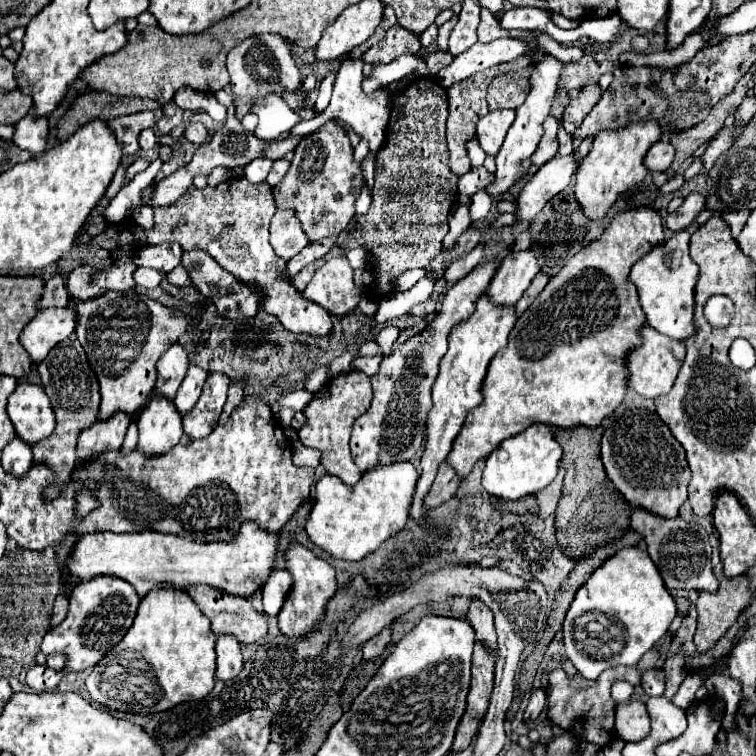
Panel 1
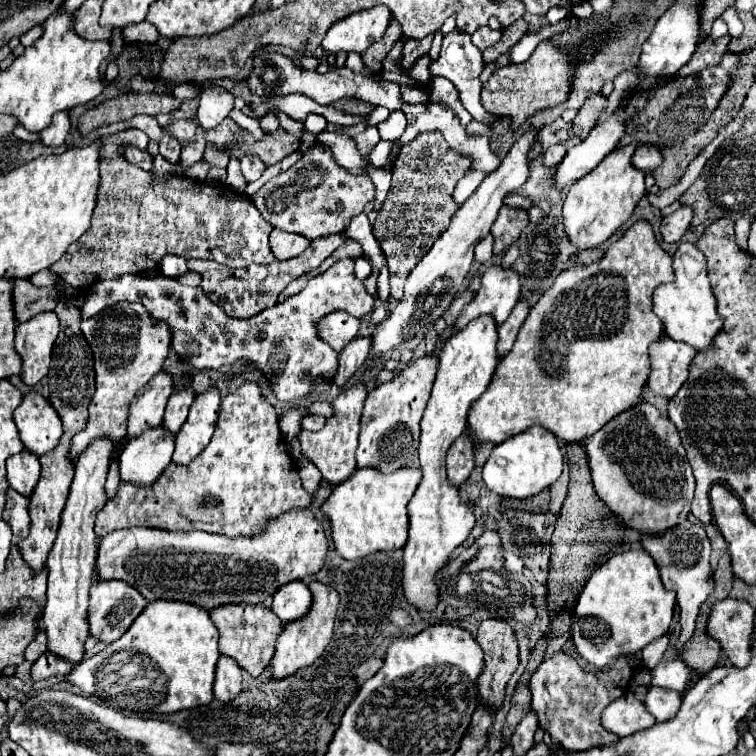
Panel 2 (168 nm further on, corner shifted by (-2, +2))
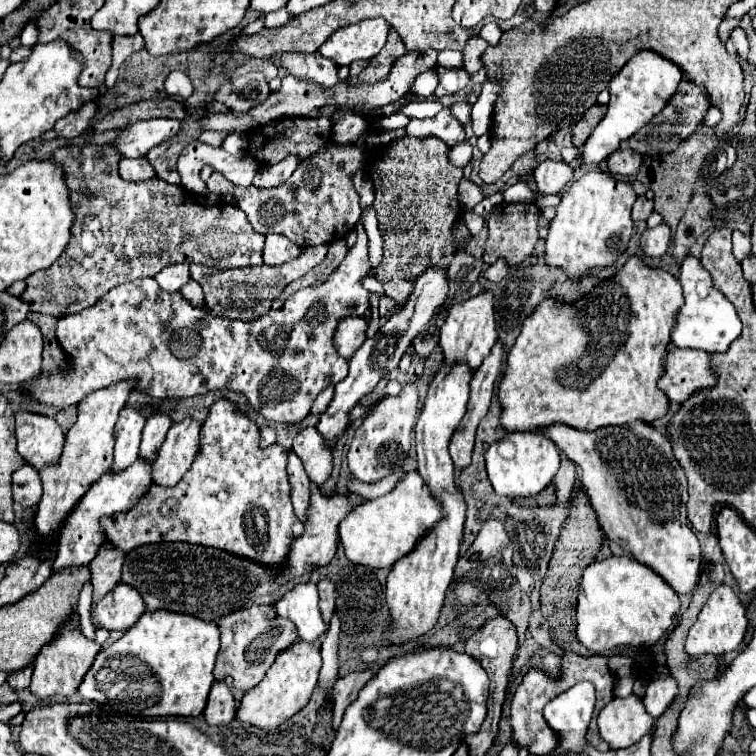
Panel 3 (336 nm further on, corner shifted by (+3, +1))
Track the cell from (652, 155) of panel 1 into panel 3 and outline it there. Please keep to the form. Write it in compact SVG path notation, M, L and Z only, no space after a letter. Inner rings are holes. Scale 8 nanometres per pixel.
M617 149L607 157L607 171L611 175L635 175L641 165L639 153L631 149Z

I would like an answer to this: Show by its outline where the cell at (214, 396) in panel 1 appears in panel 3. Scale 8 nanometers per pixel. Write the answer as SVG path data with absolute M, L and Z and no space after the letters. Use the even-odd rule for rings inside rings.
M187 417L167 431L151 469L151 479L155 485L173 487L181 481L195 459L195 451L199 449L199 429L201 425L195 425L195 421Z

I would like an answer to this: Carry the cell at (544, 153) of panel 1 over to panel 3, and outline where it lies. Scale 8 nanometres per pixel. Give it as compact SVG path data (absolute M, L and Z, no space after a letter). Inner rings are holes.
M547 159L533 171L533 177L539 195L555 195L573 179L573 167L563 161Z

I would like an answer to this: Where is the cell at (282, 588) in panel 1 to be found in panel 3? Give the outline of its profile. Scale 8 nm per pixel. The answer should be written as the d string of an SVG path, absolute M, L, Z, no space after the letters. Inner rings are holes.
M311 581L297 583L291 591L281 595L281 599L275 603L275 609L281 617L287 617L297 625L303 641L313 643L327 631L327 625L319 611L317 585Z

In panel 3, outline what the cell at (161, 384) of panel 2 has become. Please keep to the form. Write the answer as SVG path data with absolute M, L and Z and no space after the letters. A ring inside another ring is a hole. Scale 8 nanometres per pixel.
M123 407L119 413L119 421L115 425L115 447L113 447L113 463L109 471L117 473L127 469L133 461L137 461L139 453L139 433L143 431L145 417L133 407Z

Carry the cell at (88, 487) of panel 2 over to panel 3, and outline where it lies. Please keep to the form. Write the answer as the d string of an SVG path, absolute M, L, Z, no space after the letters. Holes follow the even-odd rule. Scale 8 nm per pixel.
M65 625L61 629L61 633L57 635L55 641L51 641L51 645L43 647L39 657L33 661L33 677L31 677L31 685L29 691L39 699L47 699L47 697L71 697L77 693L77 687L81 685L85 673L91 669L91 663L95 661L97 653L101 651L101 647L95 641L89 641L83 637L79 627L73 625Z

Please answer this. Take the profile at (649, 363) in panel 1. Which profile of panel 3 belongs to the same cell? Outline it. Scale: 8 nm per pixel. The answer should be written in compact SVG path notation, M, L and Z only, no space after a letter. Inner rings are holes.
M679 347L669 349L665 375L659 379L659 387L671 401L683 403L697 391L713 389L715 385L717 375L711 369L711 353Z

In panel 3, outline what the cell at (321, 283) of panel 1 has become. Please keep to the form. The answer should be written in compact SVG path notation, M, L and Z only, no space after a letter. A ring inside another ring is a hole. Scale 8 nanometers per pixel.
M363 171L353 177L353 183L361 197L361 217L355 229L357 243L323 285L301 289L285 301L283 309L271 309L267 315L251 323L243 323L239 319L203 313L191 307L181 293L167 293L159 289L155 279L135 279L105 293L91 309L61 317L55 327L55 339L65 353L65 361L57 367L57 371L41 371L37 377L23 383L23 391L37 403L53 405L65 411L81 403L87 393L127 379L135 379L135 391L143 391L155 399L187 399L217 389L231 389L243 393L247 397L247 405L273 423L303 421L309 415L315 397L325 387L339 383L347 375L349 363L335 351L333 345L337 323L349 315L363 317L369 309L369 291L363 287L363 277L369 275L371 261L369 241L363 229L363 211L373 205L373 187Z

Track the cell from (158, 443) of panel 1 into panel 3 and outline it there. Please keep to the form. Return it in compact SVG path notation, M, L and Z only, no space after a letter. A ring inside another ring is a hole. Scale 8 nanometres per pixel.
M135 461L135 465L131 465L131 469L125 469L123 473L115 473L115 477L111 477L111 473L105 473L99 479L99 485L93 485L87 491L83 501L77 505L77 509L71 513L65 527L61 529L53 569L57 571L57 569L63 569L63 567L89 565L95 559L97 551L107 543L107 535L99 525L101 517L111 517L115 513L125 513L125 511L133 509L133 505L147 493L147 489L151 485L153 485L151 465L141 463L141 461Z

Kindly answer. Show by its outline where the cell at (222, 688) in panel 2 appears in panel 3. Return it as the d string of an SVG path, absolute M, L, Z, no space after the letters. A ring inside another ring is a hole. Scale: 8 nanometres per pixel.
M215 681L203 717L209 725L229 725L235 719L235 699L223 681Z

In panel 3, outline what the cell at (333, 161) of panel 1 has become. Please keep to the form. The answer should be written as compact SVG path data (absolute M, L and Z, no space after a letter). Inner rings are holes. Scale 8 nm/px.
M357 145L331 147L325 153L313 155L311 159L299 163L295 173L281 187L259 189L259 187L233 187L219 171L213 171L207 179L207 189L211 193L233 193L239 209L245 211L249 223L257 233L269 235L279 233L289 237L301 247L327 245L331 241L343 239L355 229L359 219L359 195L353 187L353 175L361 169L363 151Z

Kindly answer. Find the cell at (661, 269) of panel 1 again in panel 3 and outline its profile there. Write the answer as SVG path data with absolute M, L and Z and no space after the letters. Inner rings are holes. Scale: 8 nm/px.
M687 257L679 269L679 283L683 287L685 305L679 311L675 329L671 333L671 341L675 347L685 349L701 349L707 353L725 353L729 345L741 335L741 321L733 307L733 303L715 289L711 273L701 265L699 259Z

